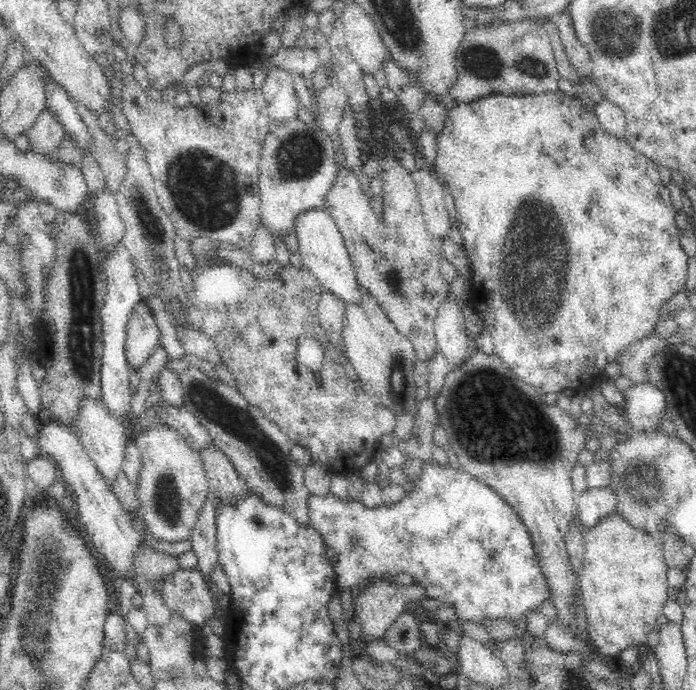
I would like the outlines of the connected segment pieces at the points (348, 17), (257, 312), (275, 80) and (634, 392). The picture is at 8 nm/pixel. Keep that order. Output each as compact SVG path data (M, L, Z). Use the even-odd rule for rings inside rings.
M351 1L341 5L339 11L347 45L356 62L365 72L380 72L389 50L375 22L360 5Z
M199 263L198 266L191 272L193 278L193 288L187 292L187 305L189 315L192 321L193 330L208 336L215 343L218 349L219 360L222 364L226 365L226 368L232 372L236 384L238 384L239 391L248 399L250 404L257 406L262 414L270 419L287 437L292 444L299 444L306 449L306 452L310 454L311 462L316 463L323 467L329 474L339 475L358 475L359 470L370 464L374 458L378 457L378 451L380 447L378 442L384 434L390 434L394 430L394 422L396 422L396 414L389 408L379 406L374 402L363 389L358 380L353 381L348 377L348 374L344 371L344 365L338 358L338 352L330 343L324 330L321 328L318 316L318 304L320 294L322 294L323 286L318 282L318 279L312 275L305 267L296 268L291 264L283 267L279 274L270 278L259 278L256 275L252 275L250 271L245 269L238 269L231 265L220 265L220 266L204 266ZM300 338L314 338L324 350L324 359L322 366L318 371L312 371L298 360L298 346L300 346Z
M276 67L266 73L261 91L269 108L270 122L284 122L297 116L301 105L294 89L294 77L295 74Z
M648 382L639 385L632 384L630 388L623 392L624 416L629 421L632 430L649 430L650 428L660 427L660 422L666 416L666 397L658 387Z

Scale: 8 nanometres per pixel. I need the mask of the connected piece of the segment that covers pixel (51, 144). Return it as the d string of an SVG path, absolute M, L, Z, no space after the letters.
M46 108L26 134L32 150L42 154L54 154L67 132L58 117Z

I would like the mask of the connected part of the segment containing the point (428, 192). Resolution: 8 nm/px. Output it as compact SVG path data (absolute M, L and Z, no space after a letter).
M427 169L415 170L411 175L419 193L427 230L436 239L446 239L455 221L452 208L446 204L442 180L437 173Z

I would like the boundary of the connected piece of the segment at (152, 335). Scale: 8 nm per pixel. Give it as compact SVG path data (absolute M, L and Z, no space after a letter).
M140 300L126 326L125 353L130 372L140 370L160 343L160 332L155 316L147 302Z

